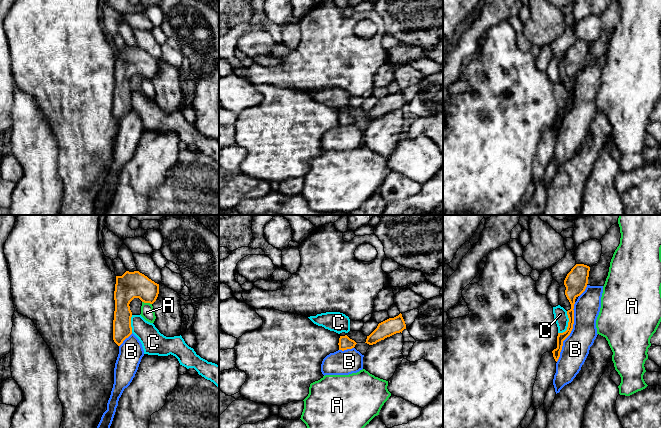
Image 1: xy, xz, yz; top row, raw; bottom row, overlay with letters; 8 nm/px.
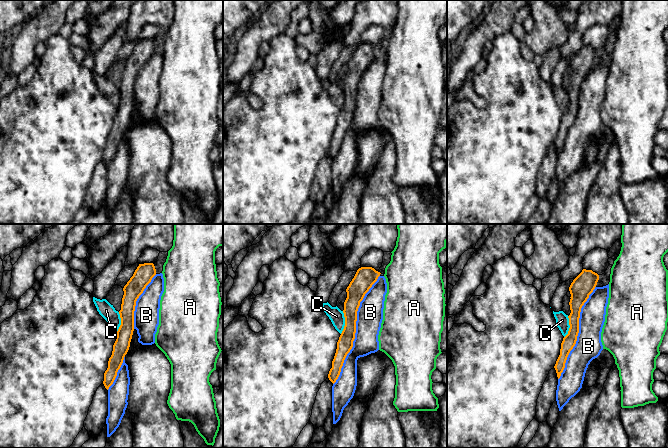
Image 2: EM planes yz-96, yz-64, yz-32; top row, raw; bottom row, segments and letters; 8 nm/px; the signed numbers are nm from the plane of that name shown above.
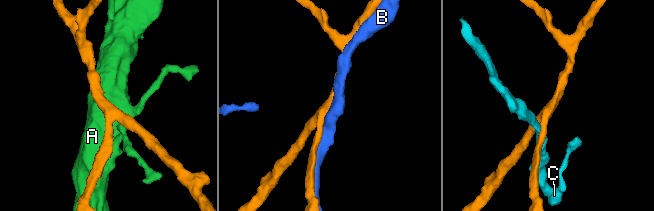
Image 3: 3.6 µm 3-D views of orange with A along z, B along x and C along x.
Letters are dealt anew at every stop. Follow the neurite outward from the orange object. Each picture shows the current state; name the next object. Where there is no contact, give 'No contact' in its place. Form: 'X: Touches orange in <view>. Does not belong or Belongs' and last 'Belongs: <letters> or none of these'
A: Touches orange in xy. Does not belong
B: Touches orange in yz. Does not belong
C: Touches orange in yz. Does not belong
Belongs: none of these

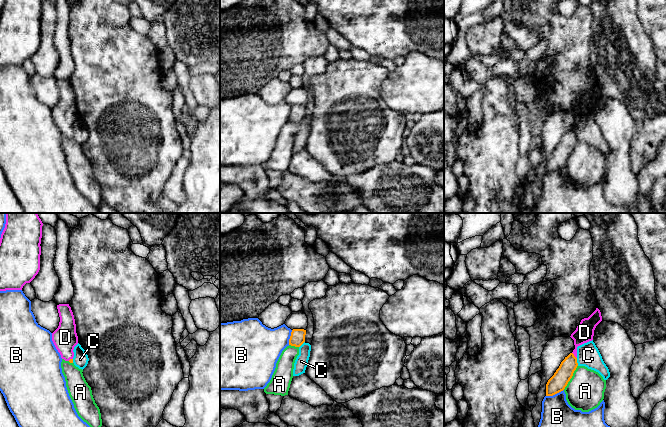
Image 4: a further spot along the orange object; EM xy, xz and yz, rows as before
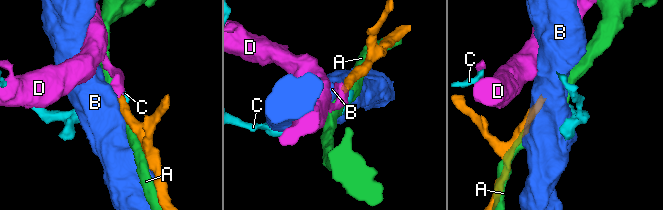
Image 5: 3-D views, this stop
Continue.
A: Touches orange in yz. Does not belong
B: Touches orange in yz. Does not belong
C: Touches orange in yz. Does not belong
D: Touches orange in yz. Belongs
Belongs: D

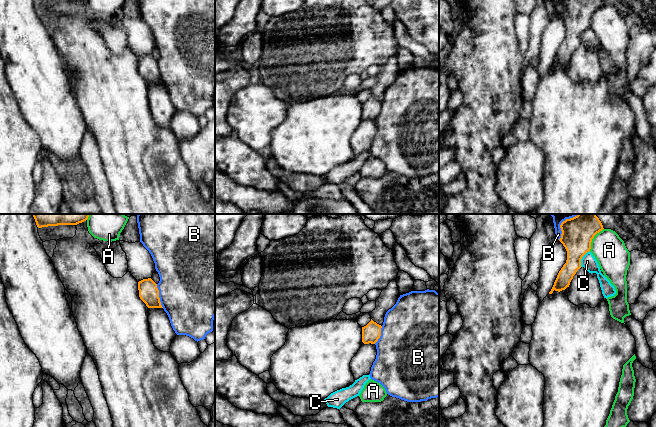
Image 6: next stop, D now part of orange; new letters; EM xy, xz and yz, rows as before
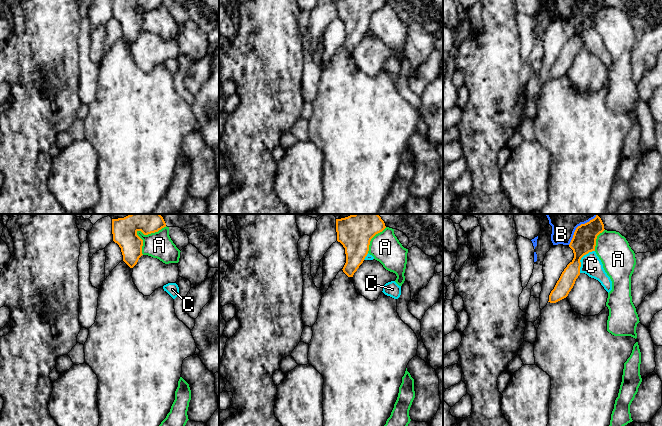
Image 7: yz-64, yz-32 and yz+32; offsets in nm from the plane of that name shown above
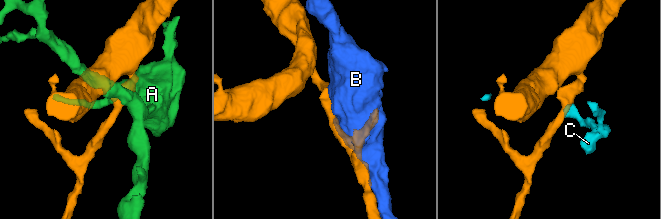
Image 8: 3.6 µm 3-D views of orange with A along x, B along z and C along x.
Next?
A: Touches orange in yz. Does not belong
B: Touches orange in xy. Does not belong
C: Touches orange in yz. Does not belong
Belongs: none of these

